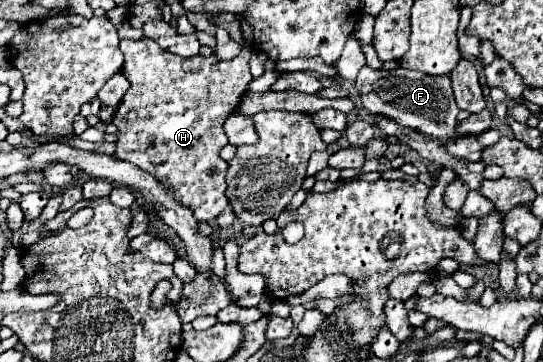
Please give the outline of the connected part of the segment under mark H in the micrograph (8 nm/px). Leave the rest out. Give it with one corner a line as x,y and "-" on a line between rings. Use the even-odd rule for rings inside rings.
146,36
140,40
120,40
120,50
124,54
122,74
128,78
130,88
124,94
112,120
120,128
114,156
132,162
152,176
158,176
158,180
170,184
174,192
178,192
178,200
192,208
194,216
200,222
216,220
218,214
228,206
224,180
226,162
218,156
220,148
228,144
224,122
232,112
236,112
246,94
246,86
252,80
248,66
252,52
246,48
232,60
220,60
214,54
208,58
192,56
190,60
182,60
180,56
162,50
154,40

